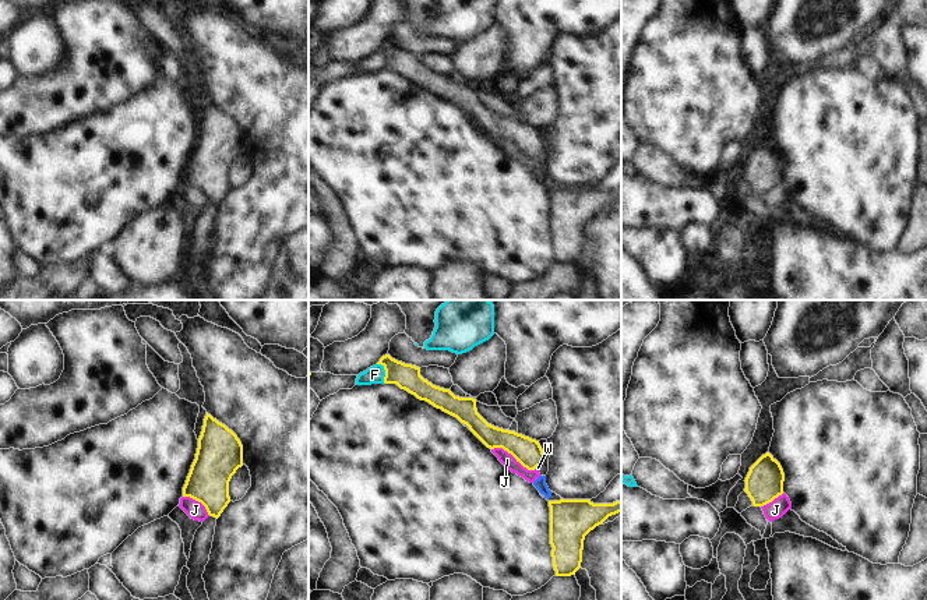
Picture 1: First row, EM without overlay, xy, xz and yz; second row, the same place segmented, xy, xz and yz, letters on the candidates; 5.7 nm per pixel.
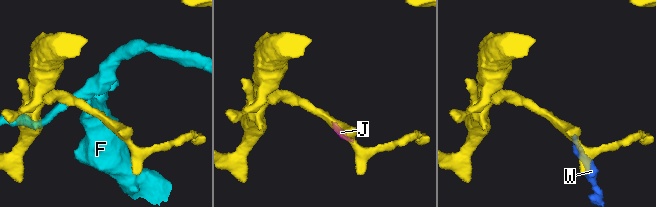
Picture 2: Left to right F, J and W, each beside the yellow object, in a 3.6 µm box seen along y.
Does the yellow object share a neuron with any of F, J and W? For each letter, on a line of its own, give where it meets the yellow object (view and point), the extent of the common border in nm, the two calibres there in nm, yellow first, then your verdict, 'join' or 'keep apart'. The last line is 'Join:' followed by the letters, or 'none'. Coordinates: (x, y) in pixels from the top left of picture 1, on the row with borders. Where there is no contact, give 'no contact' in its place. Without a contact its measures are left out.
F: meets yellow in xz at (386, 371); contact 120 nm long; 150 nm thick on the yellow side, 100 nm on the other; keep apart
J: meets yellow in xz at (513, 455); contact 280 nm long; 160 nm thick on the yellow side, 80 nm on the other; keep apart
W: meets yellow in xz at (536, 466); contact 50 nm long; 160 nm thick on the yellow side, 20 nm on the other; join
Join: W

